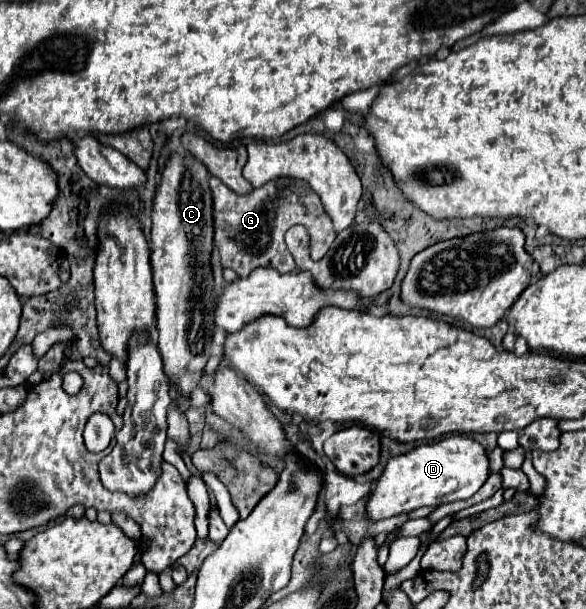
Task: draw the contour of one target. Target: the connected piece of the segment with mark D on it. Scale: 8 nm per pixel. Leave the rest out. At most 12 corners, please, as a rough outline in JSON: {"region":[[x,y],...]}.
{"region":[[466,434],[390,458],[372,520],[476,494],[486,448]]}

